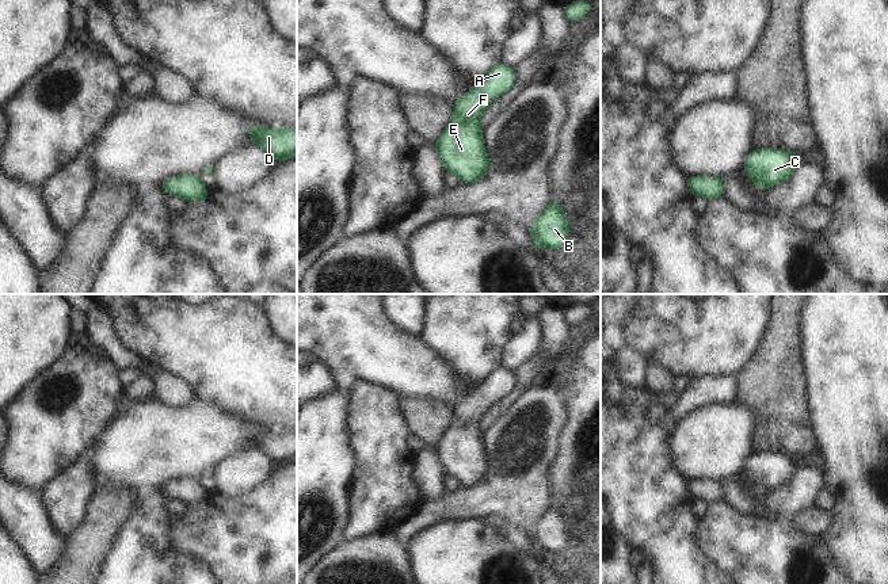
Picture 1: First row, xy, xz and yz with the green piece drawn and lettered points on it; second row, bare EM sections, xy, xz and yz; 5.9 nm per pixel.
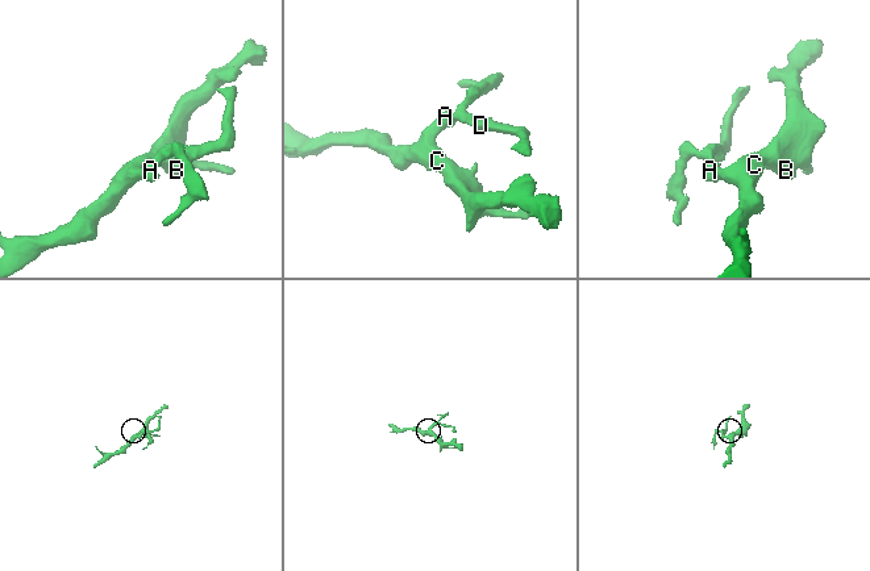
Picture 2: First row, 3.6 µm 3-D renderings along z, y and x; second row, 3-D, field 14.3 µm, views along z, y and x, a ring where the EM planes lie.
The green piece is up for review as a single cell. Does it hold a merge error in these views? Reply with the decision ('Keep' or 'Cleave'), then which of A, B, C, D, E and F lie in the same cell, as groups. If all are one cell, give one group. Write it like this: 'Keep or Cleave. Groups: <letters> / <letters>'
Keep. Groups: A B C D E F

